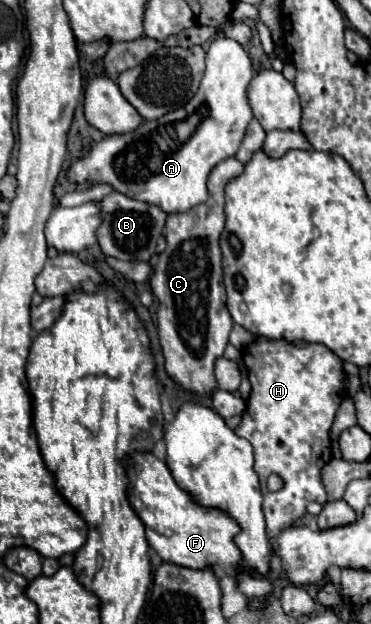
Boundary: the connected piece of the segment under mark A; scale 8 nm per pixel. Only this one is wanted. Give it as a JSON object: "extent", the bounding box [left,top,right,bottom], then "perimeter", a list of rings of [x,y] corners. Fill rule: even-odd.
{"extent":[66,38,252,216],"perimeter":[[[232,38],[212,40],[206,52],[204,78],[186,106],[168,112],[158,120],[142,122],[132,132],[104,136],[88,154],[70,162],[66,180],[70,184],[110,184],[118,192],[134,188],[128,192],[132,198],[156,206],[168,216],[188,212],[192,206],[206,202],[206,180],[210,170],[220,160],[238,152],[244,130],[252,120],[252,110],[246,100],[246,86],[252,76],[252,60],[244,46]],[[182,122],[194,124],[190,136],[184,140],[178,136],[178,126]]]}

